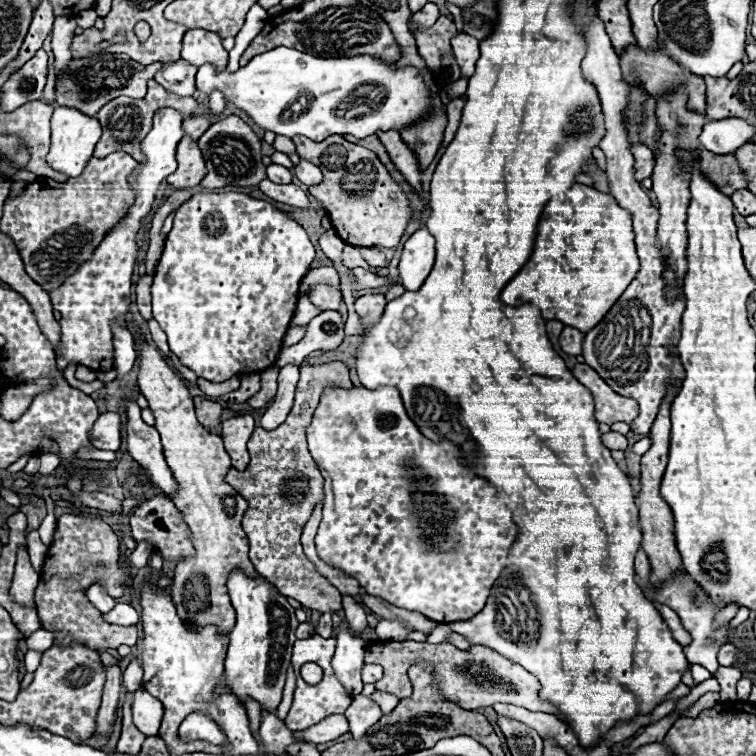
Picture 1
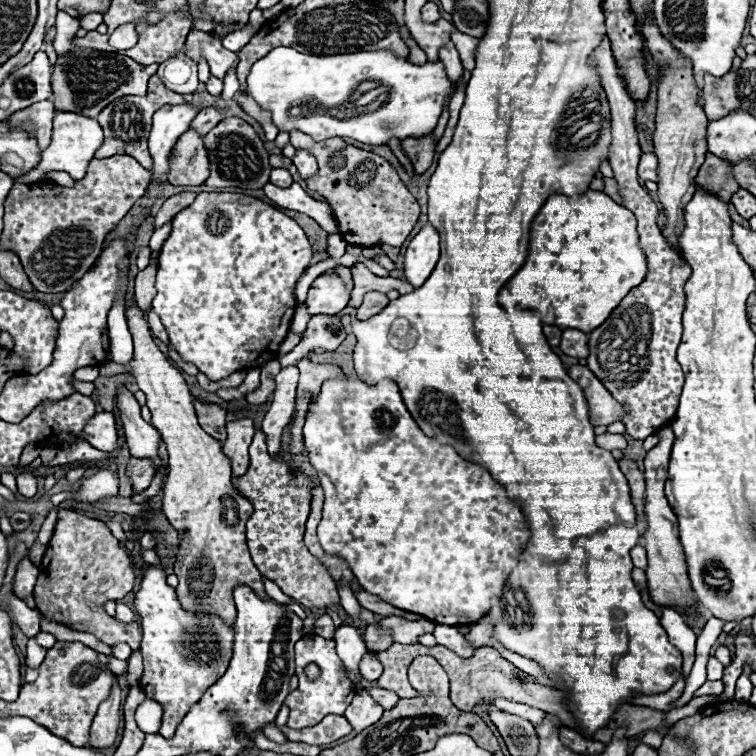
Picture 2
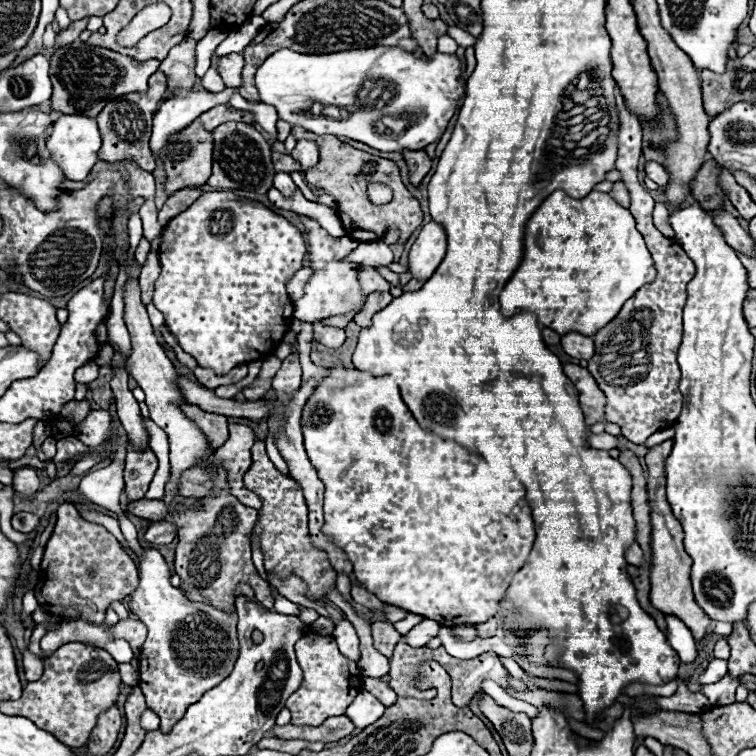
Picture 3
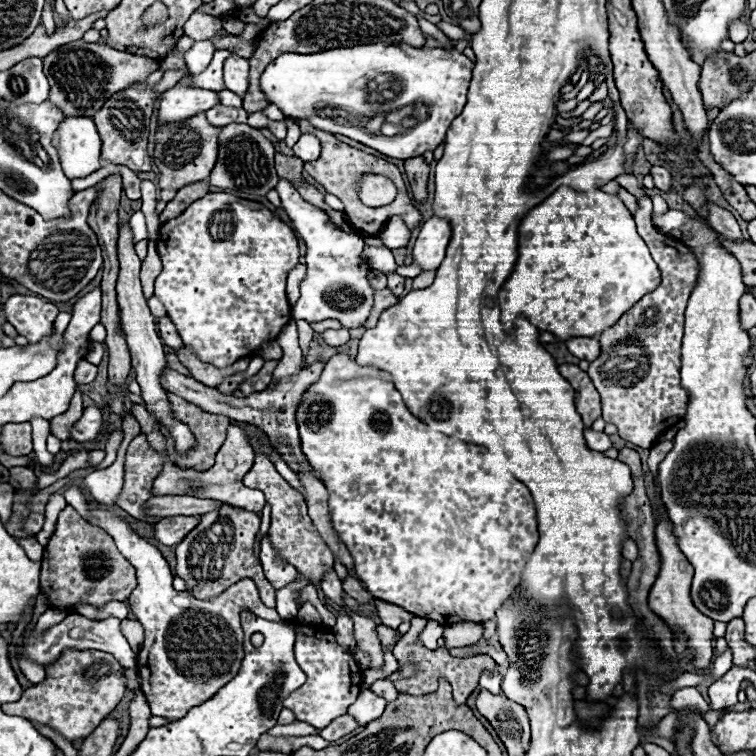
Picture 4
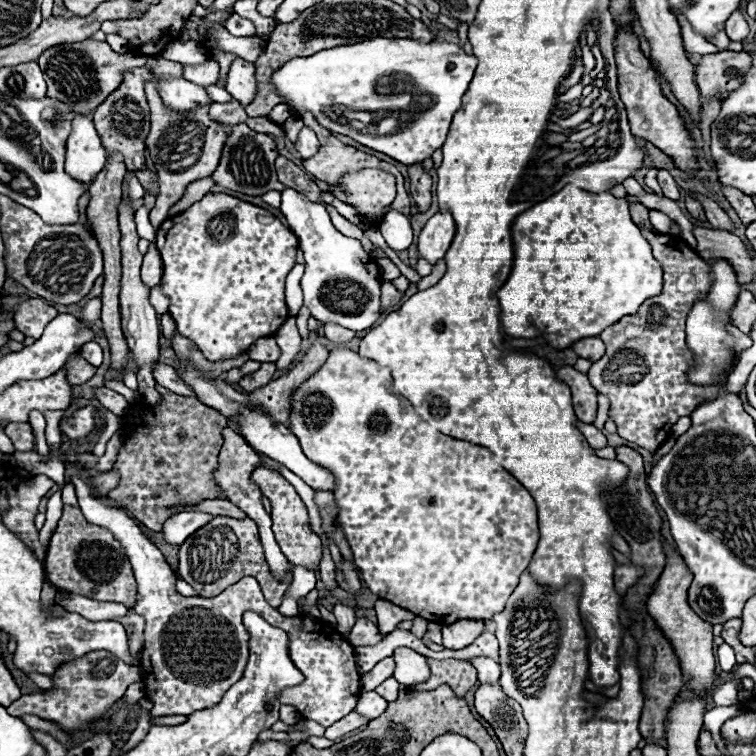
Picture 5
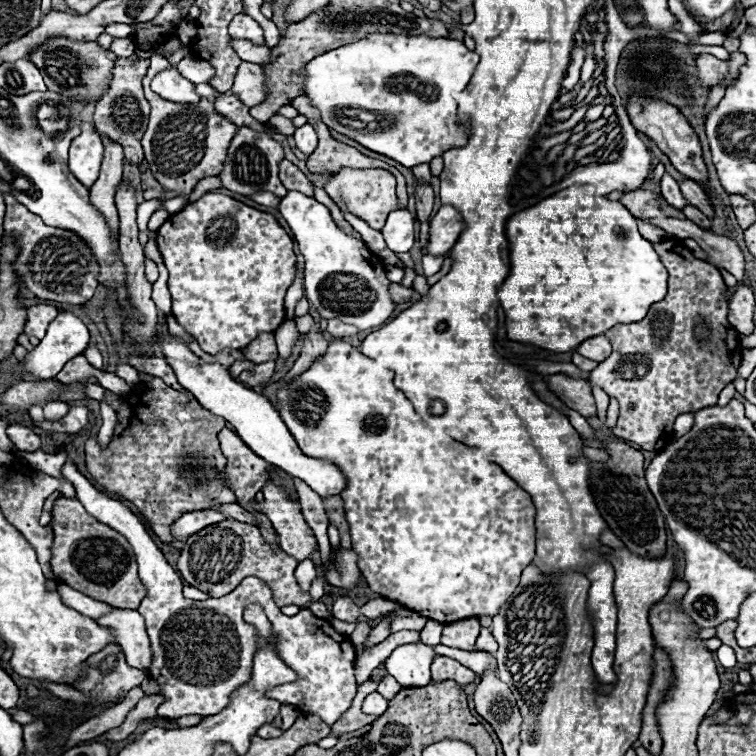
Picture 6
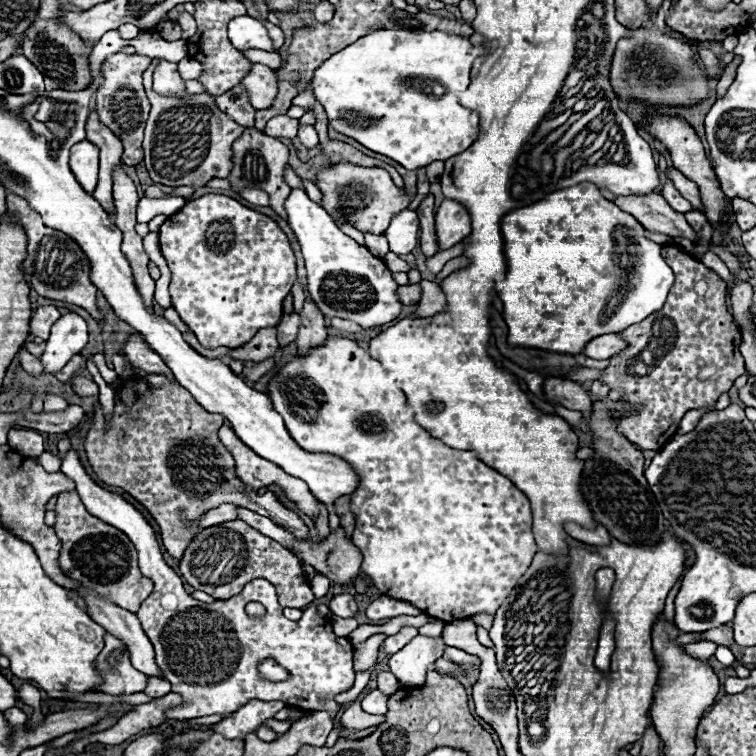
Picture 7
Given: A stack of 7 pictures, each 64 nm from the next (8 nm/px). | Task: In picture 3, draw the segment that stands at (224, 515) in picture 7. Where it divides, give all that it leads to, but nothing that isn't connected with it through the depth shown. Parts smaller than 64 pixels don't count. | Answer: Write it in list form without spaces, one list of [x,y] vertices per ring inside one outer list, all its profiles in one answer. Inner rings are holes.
[[[160,520],[156,524],[152,524],[146,534],[144,534],[144,542],[158,546],[158,544],[170,544],[176,538],[176,526],[168,520]]]

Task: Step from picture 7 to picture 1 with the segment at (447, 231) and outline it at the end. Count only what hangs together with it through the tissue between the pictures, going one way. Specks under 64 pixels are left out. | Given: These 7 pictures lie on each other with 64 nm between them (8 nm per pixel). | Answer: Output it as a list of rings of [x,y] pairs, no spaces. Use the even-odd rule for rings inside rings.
[[[426,228],[416,230],[404,242],[404,250],[398,262],[398,272],[400,272],[400,282],[406,290],[414,292],[424,284],[426,276],[432,270],[434,256],[436,256],[434,236]]]

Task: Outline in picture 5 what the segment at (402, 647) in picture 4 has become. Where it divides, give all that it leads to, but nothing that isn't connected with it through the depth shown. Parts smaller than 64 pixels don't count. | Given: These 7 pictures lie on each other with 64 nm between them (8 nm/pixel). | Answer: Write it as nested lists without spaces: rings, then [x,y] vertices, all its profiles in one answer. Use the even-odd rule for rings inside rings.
[[[426,658],[426,662],[430,666],[430,678],[422,684],[408,686],[414,692],[426,692],[426,690],[438,688],[440,684],[450,684],[454,694],[458,698],[464,698],[466,692],[476,684],[476,668],[468,660]]]

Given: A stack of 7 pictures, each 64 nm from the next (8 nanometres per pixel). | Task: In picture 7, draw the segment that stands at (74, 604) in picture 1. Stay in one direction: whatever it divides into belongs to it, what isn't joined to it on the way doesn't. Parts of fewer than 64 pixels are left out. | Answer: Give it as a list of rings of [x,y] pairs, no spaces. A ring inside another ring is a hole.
[[[76,492],[60,494],[54,512],[56,512],[54,530],[62,544],[58,556],[60,570],[74,582],[82,584],[82,588],[94,590],[100,598],[112,600],[116,606],[136,612],[142,600],[150,596],[152,584],[150,580],[140,576],[138,556],[130,540],[110,524],[104,524],[102,520],[90,516]]]

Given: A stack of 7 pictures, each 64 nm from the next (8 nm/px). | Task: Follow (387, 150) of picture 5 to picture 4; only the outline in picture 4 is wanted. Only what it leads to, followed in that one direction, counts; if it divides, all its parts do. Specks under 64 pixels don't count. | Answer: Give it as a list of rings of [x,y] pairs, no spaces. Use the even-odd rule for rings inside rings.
[[[366,44],[354,48],[334,48],[330,52],[318,54],[296,54],[282,52],[276,60],[272,60],[260,76],[260,88],[270,104],[276,104],[282,114],[290,120],[308,120],[314,128],[330,134],[344,134],[360,144],[366,144],[386,156],[406,160],[410,156],[422,156],[426,150],[434,150],[446,136],[450,122],[462,112],[466,104],[466,92],[472,78],[474,64],[460,54],[458,50],[442,50],[442,48],[412,48],[408,44]],[[380,74],[388,74],[398,78],[402,90],[394,100],[382,104],[366,102],[366,86]],[[420,100],[424,106],[424,118],[404,134],[396,136],[374,136],[370,134],[362,122],[362,118],[374,118],[380,112],[402,110],[404,106],[414,106]],[[316,108],[342,108],[346,112],[356,114],[356,122],[338,122],[338,120],[322,120]]]

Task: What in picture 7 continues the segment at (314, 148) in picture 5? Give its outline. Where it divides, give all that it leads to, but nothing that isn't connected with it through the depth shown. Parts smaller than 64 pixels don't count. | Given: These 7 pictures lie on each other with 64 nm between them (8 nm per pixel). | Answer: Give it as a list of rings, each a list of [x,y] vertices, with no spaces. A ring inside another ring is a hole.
[[[300,126],[298,140],[304,148],[316,148],[318,146],[318,134],[316,134],[314,126]]]

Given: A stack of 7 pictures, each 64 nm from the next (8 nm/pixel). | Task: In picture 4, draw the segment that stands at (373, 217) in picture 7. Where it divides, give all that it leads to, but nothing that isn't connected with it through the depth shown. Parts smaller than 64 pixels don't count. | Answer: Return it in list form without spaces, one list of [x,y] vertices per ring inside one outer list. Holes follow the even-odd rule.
[[[364,174],[360,182],[360,200],[364,204],[370,204],[372,208],[378,208],[382,204],[390,204],[396,198],[396,188],[392,180],[386,180],[378,174]]]

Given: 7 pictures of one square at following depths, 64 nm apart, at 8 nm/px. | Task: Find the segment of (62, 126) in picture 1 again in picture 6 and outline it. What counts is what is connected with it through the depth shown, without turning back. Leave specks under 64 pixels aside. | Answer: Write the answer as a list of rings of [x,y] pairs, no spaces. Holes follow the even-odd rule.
[[[82,122],[80,134],[70,144],[68,168],[82,184],[86,184],[86,188],[90,188],[98,178],[102,156],[104,156],[104,146],[98,132],[90,122]]]

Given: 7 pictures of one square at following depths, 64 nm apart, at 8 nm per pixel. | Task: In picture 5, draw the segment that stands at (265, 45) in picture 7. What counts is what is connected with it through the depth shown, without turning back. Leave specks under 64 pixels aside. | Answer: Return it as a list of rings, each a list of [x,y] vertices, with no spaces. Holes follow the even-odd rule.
[[[232,14],[228,20],[226,20],[226,30],[232,34],[232,36],[256,36],[256,28],[250,20],[246,18],[240,18],[238,14]]]

